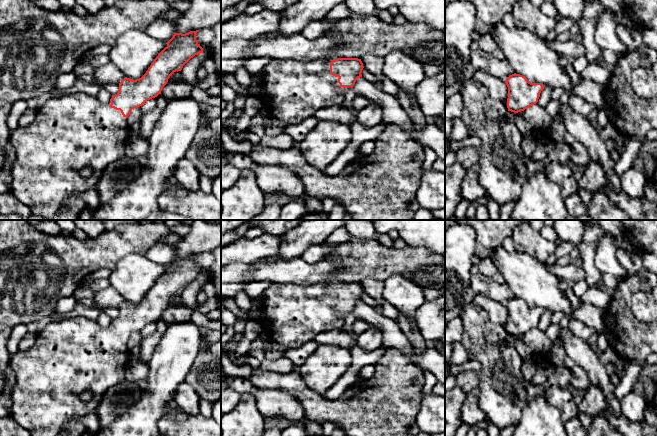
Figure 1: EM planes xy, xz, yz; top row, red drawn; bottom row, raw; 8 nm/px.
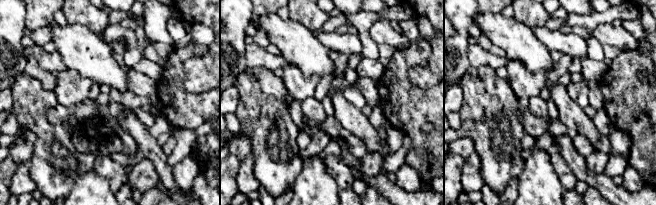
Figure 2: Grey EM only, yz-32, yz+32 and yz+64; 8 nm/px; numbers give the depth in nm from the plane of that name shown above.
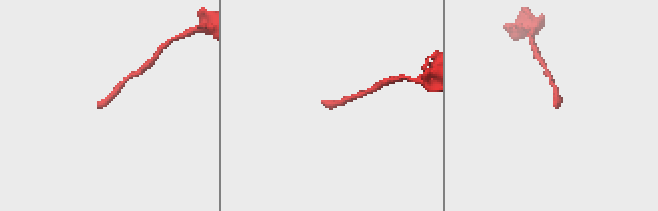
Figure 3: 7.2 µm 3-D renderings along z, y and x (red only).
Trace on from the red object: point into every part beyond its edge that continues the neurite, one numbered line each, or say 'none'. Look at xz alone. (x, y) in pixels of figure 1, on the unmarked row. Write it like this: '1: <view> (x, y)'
1: xz (293, 314)

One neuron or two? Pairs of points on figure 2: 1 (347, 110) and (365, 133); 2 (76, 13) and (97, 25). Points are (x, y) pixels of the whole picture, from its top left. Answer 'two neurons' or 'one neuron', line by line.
1: one neuron
2: one neuron

